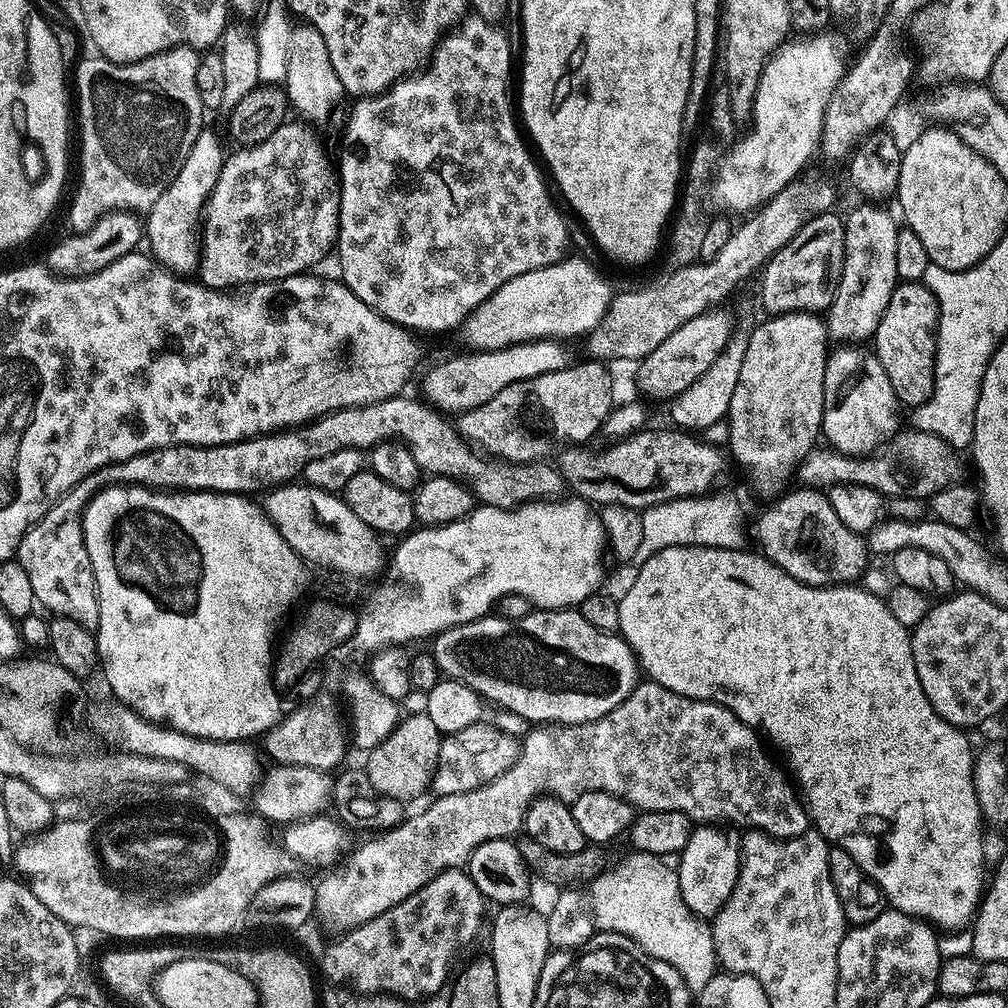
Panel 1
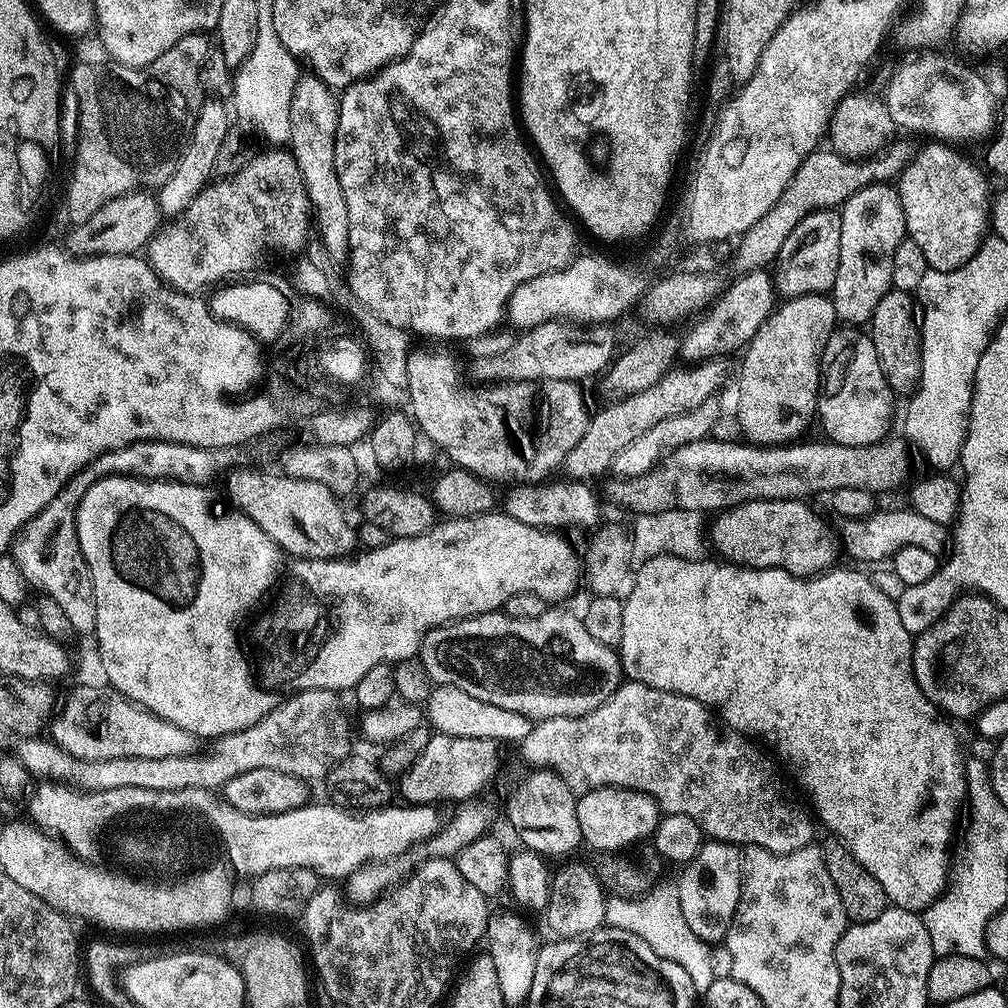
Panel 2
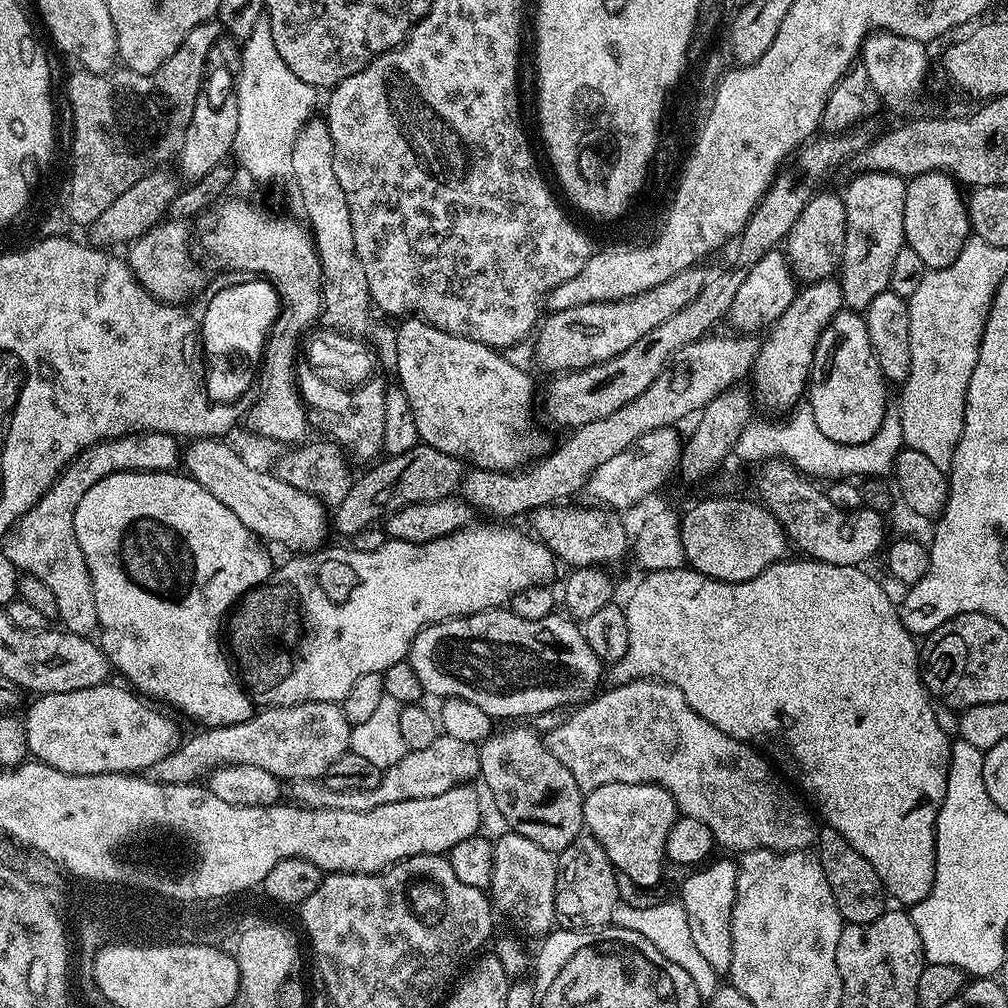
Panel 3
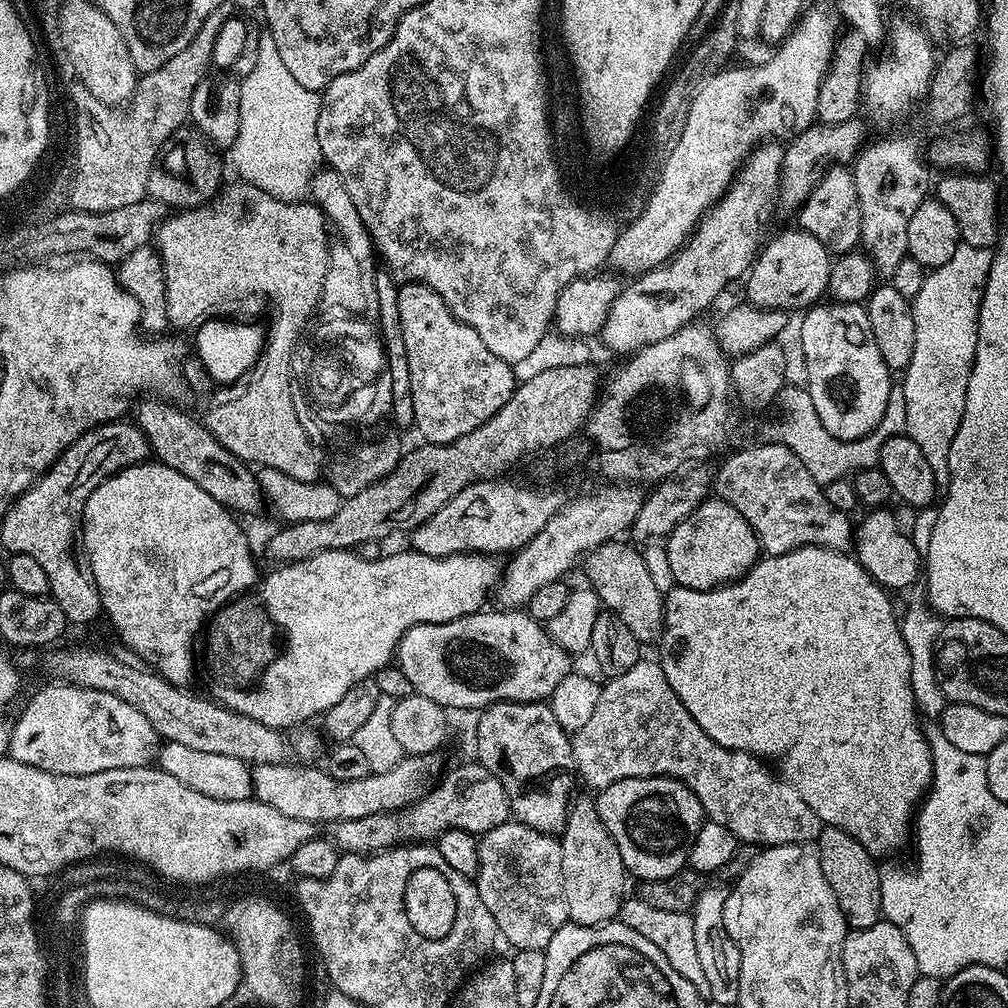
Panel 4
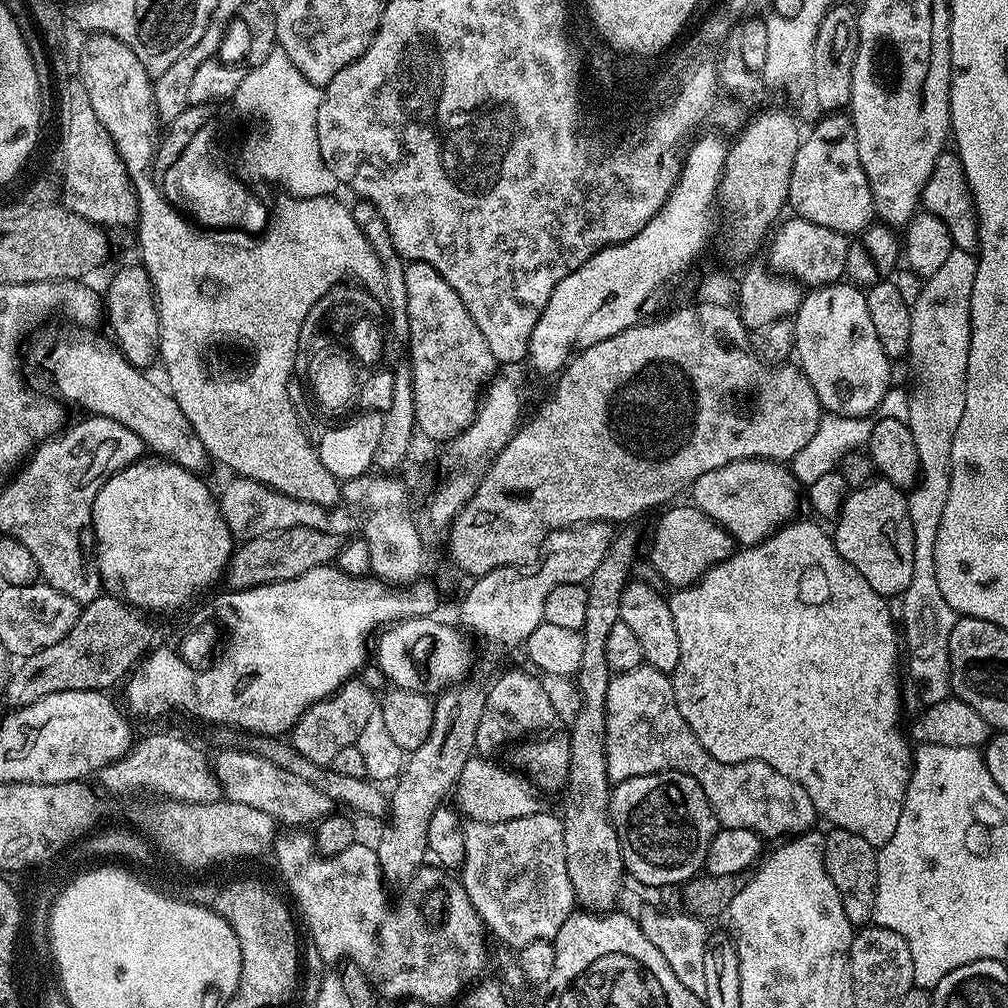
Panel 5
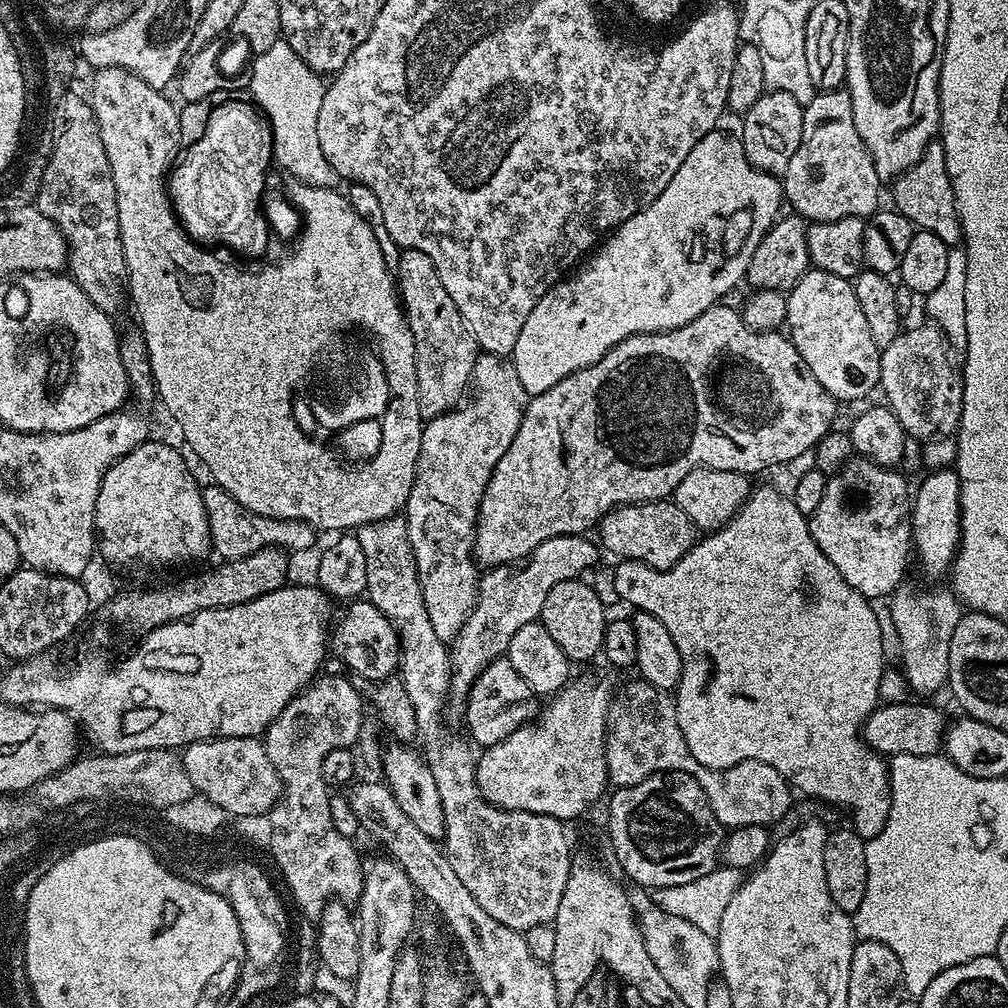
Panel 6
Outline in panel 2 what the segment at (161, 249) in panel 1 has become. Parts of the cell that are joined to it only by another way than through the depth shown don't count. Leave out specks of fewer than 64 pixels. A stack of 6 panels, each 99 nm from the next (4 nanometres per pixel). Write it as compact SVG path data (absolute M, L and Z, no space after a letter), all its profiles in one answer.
M208 98L200 105L200 113L194 122L192 136L188 139L178 166L174 170L174 174L170 174L168 181L160 185L158 189L158 203L161 213L165 217L180 216L190 206L190 202L194 198L198 198L200 191L207 188L213 179L218 149L221 148L222 138L225 138L230 132L228 112L230 116L229 105L223 99Z

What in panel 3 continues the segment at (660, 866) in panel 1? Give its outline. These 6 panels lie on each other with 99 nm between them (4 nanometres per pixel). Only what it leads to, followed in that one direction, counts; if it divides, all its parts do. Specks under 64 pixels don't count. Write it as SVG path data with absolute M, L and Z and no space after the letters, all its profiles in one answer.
M675 899L667 900L649 908L639 908L623 902L617 903L612 915L612 924L618 928L634 930L642 934L642 938L654 942L654 946L658 946L658 950L662 950L662 954L670 958L670 962L674 962L674 966L682 966L682 970L690 974L690 978L696 983L701 1001L706 1002L717 990L718 973L714 970L714 966L710 966L710 962L706 962L706 958L702 958L698 946L694 946L694 938L690 935L690 922L686 922L684 907Z

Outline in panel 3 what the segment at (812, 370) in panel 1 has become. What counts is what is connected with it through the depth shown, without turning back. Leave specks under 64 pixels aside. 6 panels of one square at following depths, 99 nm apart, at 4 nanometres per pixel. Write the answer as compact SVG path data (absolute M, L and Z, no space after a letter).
M839 279L818 280L801 287L794 302L767 329L756 364L752 367L750 380L756 383L754 396L764 408L773 408L780 414L795 409L801 403L812 374L812 359L816 353L816 343L826 330L826 326L845 307L844 295Z

